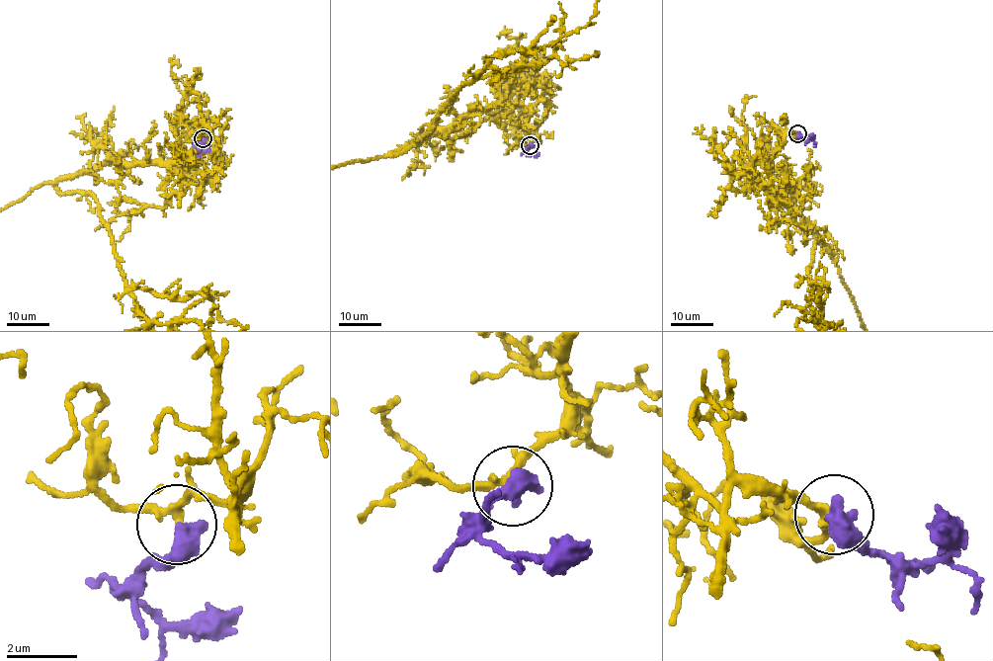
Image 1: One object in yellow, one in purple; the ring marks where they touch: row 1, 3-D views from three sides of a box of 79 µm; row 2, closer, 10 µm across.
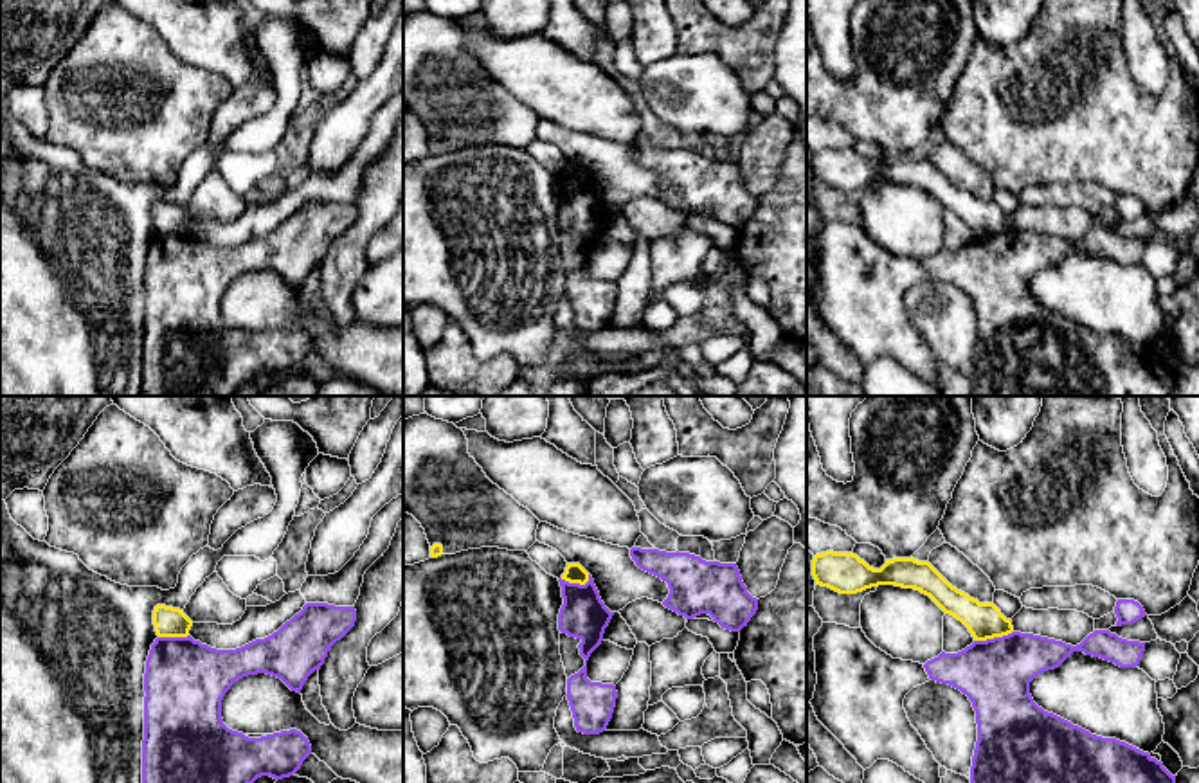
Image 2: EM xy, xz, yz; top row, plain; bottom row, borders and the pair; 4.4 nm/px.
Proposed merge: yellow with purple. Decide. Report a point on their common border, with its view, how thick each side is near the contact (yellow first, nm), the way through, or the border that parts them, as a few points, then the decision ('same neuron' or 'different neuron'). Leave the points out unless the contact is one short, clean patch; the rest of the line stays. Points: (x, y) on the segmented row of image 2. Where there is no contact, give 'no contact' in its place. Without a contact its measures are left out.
meets yellow in yz at (992, 638); 160 nm thick on the yellow side, 320 nm on the other; border along yz (1012, 630), (974, 641); different neuron

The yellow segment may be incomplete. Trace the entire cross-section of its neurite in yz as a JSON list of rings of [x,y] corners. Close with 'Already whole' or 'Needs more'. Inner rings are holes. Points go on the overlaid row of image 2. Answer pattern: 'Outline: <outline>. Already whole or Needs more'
Outline: [[[826,551],[812,560],[816,585],[839,594],[857,594],[879,585],[915,589],[929,596],[945,614],[961,621],[974,641],[1003,637],[1014,632],[994,603],[979,603],[952,587],[929,562],[911,558],[886,560],[880,569],[870,567],[853,553]]]. Already whole

